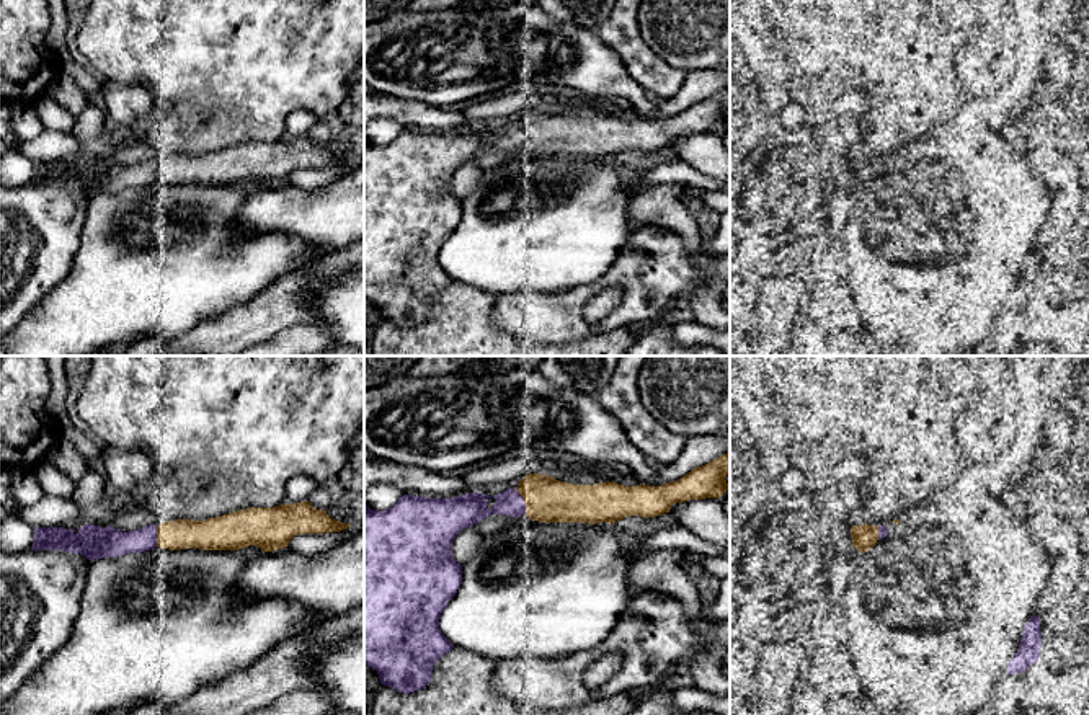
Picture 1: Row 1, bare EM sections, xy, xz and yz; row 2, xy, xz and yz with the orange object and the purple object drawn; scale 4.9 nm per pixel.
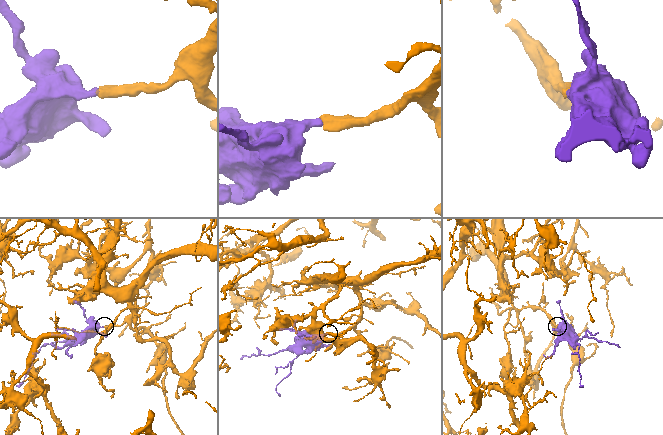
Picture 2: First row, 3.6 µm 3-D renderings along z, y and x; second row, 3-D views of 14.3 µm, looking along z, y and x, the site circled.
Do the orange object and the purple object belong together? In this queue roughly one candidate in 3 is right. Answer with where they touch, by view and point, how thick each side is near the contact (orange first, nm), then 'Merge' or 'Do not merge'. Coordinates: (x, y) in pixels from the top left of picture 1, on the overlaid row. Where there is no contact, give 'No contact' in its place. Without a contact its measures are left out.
Touches orange at xz (524, 501). Thickness 220 nm (orange) against 130 nm. Merge

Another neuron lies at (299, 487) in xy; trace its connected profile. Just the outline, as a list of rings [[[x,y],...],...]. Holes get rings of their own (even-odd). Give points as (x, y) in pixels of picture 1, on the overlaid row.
[[[294,475],[286,483],[286,500],[294,504],[300,501],[307,501],[310,493],[318,486],[320,483],[313,480],[309,475]]]

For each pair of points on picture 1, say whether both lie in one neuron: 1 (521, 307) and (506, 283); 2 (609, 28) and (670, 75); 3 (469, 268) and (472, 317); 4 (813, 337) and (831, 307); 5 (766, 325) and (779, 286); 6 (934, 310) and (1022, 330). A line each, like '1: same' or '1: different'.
1: different
2: same
3: different
4: different
5: same
6: different

